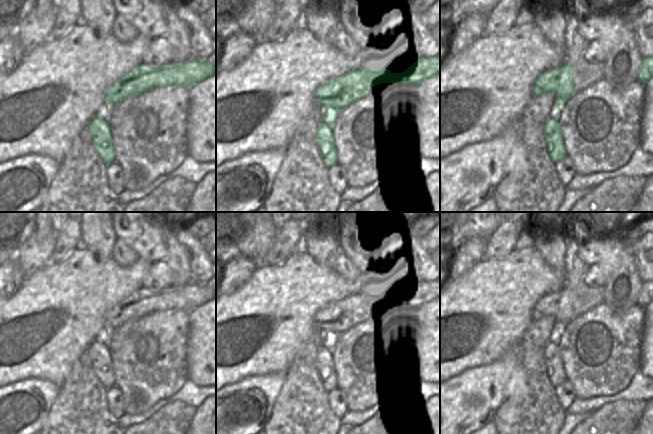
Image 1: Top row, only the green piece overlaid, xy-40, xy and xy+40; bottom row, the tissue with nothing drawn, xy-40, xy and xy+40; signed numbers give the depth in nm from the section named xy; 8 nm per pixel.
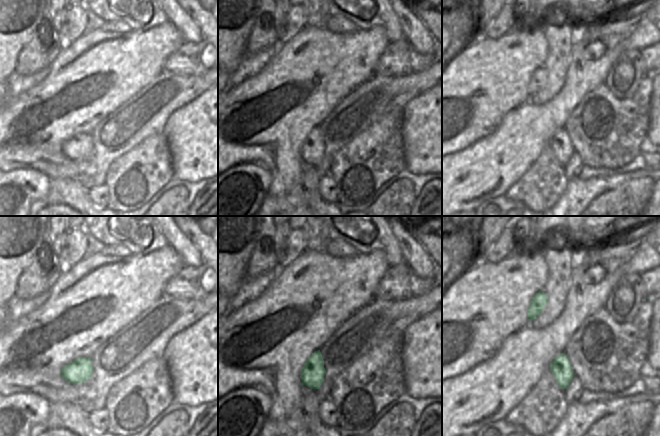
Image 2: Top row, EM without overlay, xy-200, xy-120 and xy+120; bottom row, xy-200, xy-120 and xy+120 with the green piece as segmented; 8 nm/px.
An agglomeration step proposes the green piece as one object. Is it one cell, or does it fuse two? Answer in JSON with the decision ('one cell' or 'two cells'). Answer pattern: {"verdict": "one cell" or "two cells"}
{"verdict": "two cells"}

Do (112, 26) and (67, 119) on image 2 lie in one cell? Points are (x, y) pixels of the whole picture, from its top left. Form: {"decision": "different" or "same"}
{"decision": "different"}

